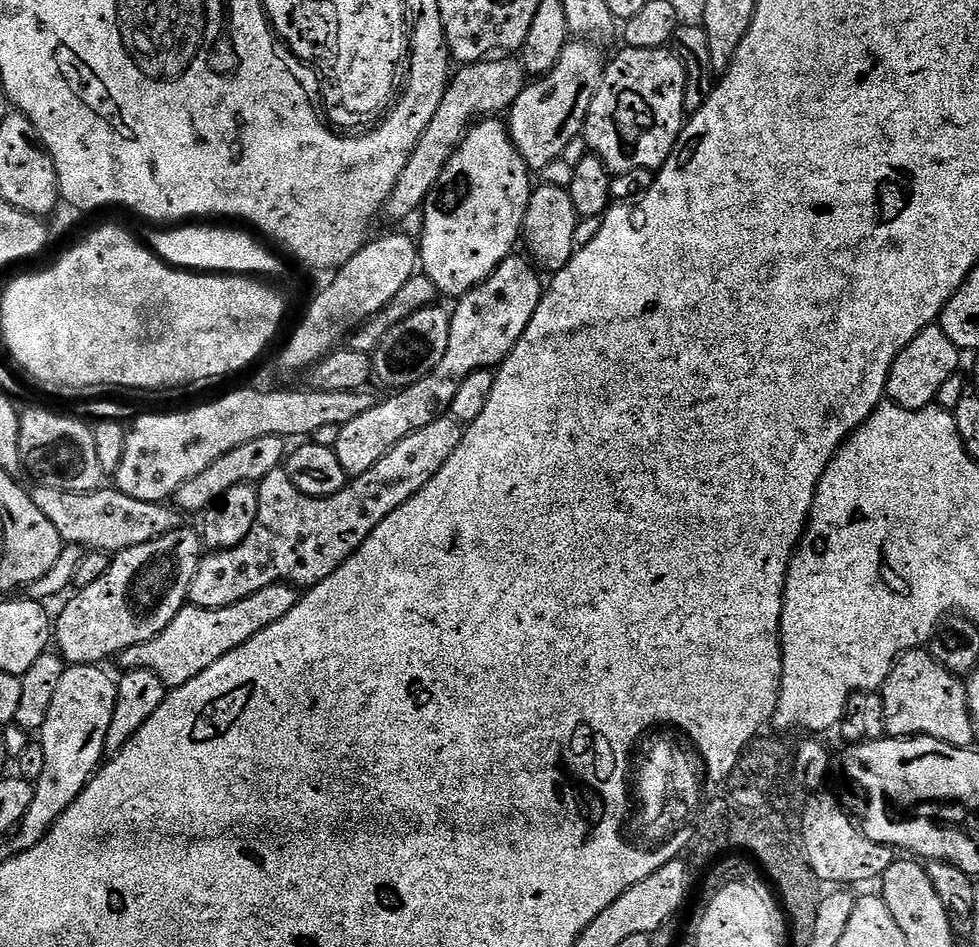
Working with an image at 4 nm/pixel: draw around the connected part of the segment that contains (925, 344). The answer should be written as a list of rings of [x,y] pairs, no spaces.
[[[938,326],[922,330],[910,346],[894,358],[894,366],[890,366],[888,375],[887,399],[891,403],[902,406],[906,410],[922,410],[931,408],[936,404],[938,390],[946,383],[946,378],[957,375],[960,369],[960,356],[962,350],[946,338],[946,334]]]

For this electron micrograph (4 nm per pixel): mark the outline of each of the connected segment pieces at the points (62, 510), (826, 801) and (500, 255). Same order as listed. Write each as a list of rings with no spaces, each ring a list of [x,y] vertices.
[[[41,484],[33,487],[31,494],[34,506],[50,518],[65,545],[76,544],[94,552],[125,552],[130,550],[130,546],[142,546],[142,542],[170,534],[186,524],[185,513],[171,503],[138,502],[138,498],[130,498],[114,486],[101,486],[95,492],[71,492]]]
[[[816,798],[810,802],[806,810],[806,840],[816,872],[824,879],[830,878],[834,886],[853,886],[866,878],[884,877],[894,859],[893,849],[868,840],[859,828],[855,831],[849,828],[847,820],[830,798]]]
[[[484,118],[469,127],[463,142],[455,148],[452,157],[444,165],[440,181],[436,183],[436,189],[429,194],[422,209],[424,233],[418,236],[418,260],[422,265],[423,275],[434,282],[441,297],[465,296],[470,289],[490,278],[504,259],[513,255],[515,248],[512,247],[515,246],[516,239],[521,239],[528,204],[534,191],[531,178],[533,179],[530,169],[512,144],[503,119]]]

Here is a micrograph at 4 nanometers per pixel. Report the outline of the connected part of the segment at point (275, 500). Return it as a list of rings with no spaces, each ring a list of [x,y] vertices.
[[[451,414],[439,416],[430,426],[402,438],[390,454],[386,454],[366,474],[349,479],[348,485],[338,494],[329,496],[307,496],[294,486],[287,471],[283,467],[275,468],[266,478],[258,482],[258,518],[254,522],[254,530],[238,542],[238,546],[227,548],[221,552],[209,551],[200,560],[198,574],[194,574],[194,582],[190,582],[188,598],[193,608],[225,608],[234,606],[234,602],[242,602],[242,598],[250,598],[250,594],[258,594],[258,590],[266,590],[266,586],[287,582],[297,586],[311,586],[319,580],[325,580],[338,566],[343,564],[360,543],[387,518],[395,508],[402,506],[454,454],[454,450],[462,442],[465,425],[459,424]]]

